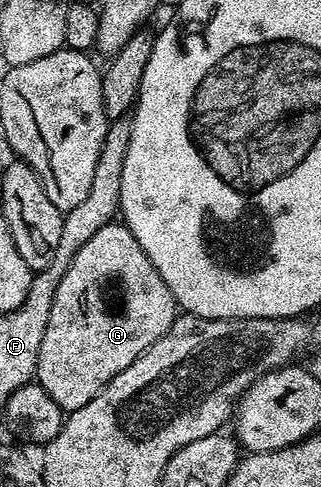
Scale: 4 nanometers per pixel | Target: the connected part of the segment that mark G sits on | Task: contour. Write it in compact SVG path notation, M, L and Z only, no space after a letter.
M113 223L97 231L74 255L70 267L54 291L54 303L50 307L50 319L46 323L46 335L42 335L42 347L38 351L35 380L58 403L58 407L71 411L86 407L94 395L98 395L142 351L146 351L176 322L178 306L170 287L162 283L162 275L150 263L146 251L138 247L138 239L123 223Z

